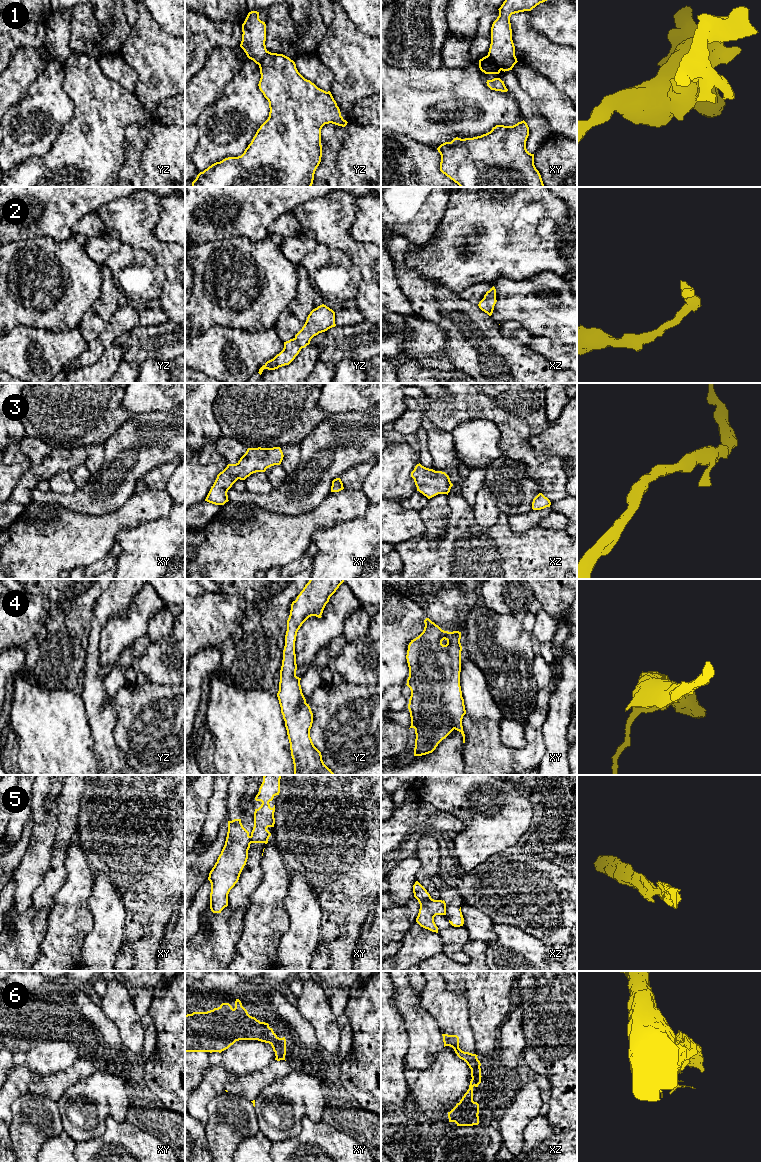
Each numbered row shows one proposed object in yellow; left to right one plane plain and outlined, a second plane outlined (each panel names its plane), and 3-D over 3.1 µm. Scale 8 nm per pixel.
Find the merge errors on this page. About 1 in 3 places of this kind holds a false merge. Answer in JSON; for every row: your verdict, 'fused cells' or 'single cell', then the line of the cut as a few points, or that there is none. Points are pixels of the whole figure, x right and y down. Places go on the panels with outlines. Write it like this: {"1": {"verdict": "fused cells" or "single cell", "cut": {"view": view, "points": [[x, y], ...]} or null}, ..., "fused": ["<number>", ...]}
{"1": {"verdict": "fused cells", "cut": {"view": "xy", "points": [[488, 54], [501, 69]]}}, "2": {"verdict": "single cell", "cut": null}, "3": {"verdict": "single cell", "cut": null}, "4": {"verdict": "single cell", "cut": null}, "5": {"verdict": "fused cells", "cut": {"view": "xy", "points": [[249, 836], [250, 843]]}}, "6": {"verdict": "fused cells", "cut": {"view": "xz", "points": [[480, 1073], [472, 1078]]}}, "fused": ["1", "5", "6"]}

